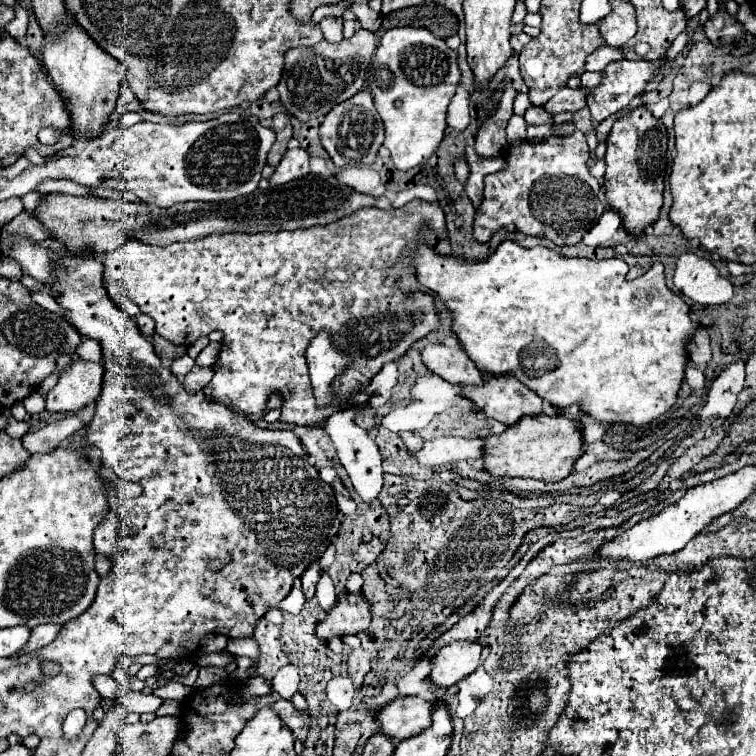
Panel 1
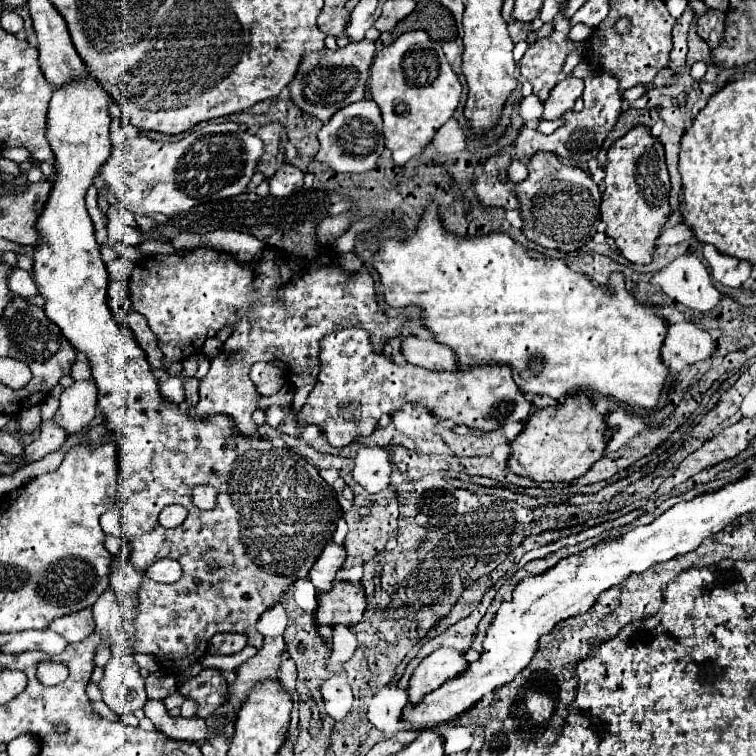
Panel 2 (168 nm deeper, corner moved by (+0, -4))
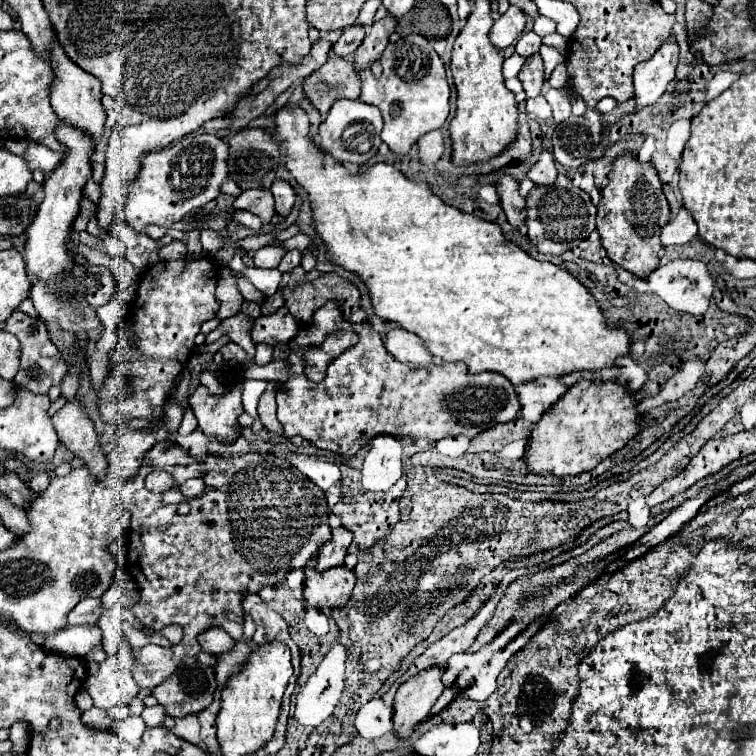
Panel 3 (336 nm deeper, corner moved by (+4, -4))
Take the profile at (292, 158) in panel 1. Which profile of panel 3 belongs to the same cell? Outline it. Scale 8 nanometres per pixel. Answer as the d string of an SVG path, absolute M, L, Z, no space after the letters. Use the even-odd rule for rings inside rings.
M276 180L272 184L270 192L272 192L274 200L276 200L276 214L278 216L288 216L294 202L296 202L296 194L294 194L292 186L288 182L284 182L284 180Z

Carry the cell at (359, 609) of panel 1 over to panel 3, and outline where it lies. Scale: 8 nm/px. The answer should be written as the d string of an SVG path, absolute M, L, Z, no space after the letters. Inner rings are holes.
M308 560L304 574L304 598L316 608L334 608L344 604L350 598L356 580L354 572L346 566L334 566L318 572L312 560Z

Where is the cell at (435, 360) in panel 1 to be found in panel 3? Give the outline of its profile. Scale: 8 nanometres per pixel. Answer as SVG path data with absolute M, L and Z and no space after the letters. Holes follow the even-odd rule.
M392 328L388 330L384 338L384 348L388 354L392 354L398 362L410 366L410 368L424 368L432 362L430 352L420 344L420 338L402 330Z

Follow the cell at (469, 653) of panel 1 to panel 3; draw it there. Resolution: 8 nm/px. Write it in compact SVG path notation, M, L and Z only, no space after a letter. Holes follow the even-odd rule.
M430 668L420 672L418 676L406 680L394 698L394 736L408 738L416 726L428 718L430 708L444 692L442 684L442 670Z

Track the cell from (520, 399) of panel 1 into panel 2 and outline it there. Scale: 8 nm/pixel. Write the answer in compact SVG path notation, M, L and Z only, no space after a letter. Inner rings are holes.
M344 328L324 336L320 340L320 364L322 370L318 382L312 388L306 406L302 406L296 420L302 424L318 424L332 446L346 446L358 436L370 436L378 426L380 416L398 412L404 402L420 402L424 408L428 408L442 420L454 420L456 424L482 428L484 432L498 430L506 422L524 422L532 412L532 404L514 384L508 366L480 366L470 370L462 368L458 372L430 372L412 364L398 366L384 354L376 354L372 350L370 334L362 328Z

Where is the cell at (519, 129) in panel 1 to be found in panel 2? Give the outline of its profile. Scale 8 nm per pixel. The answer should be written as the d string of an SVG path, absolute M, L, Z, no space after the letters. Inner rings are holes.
M594 72L592 76L584 78L584 82L586 82L586 88L582 94L584 110L582 112L574 112L574 110L564 112L562 114L564 124L550 136L542 136L540 132L536 132L524 124L518 130L518 138L512 148L512 154L516 160L520 160L522 164L528 164L528 160L538 150L548 150L548 152L552 152L564 160L570 160L574 164L584 164L590 158L596 158L602 142L606 140L606 136L614 128L614 124L622 112L622 108L620 108L622 106L622 92L620 92L620 82L616 80L616 76L612 76L608 72Z

